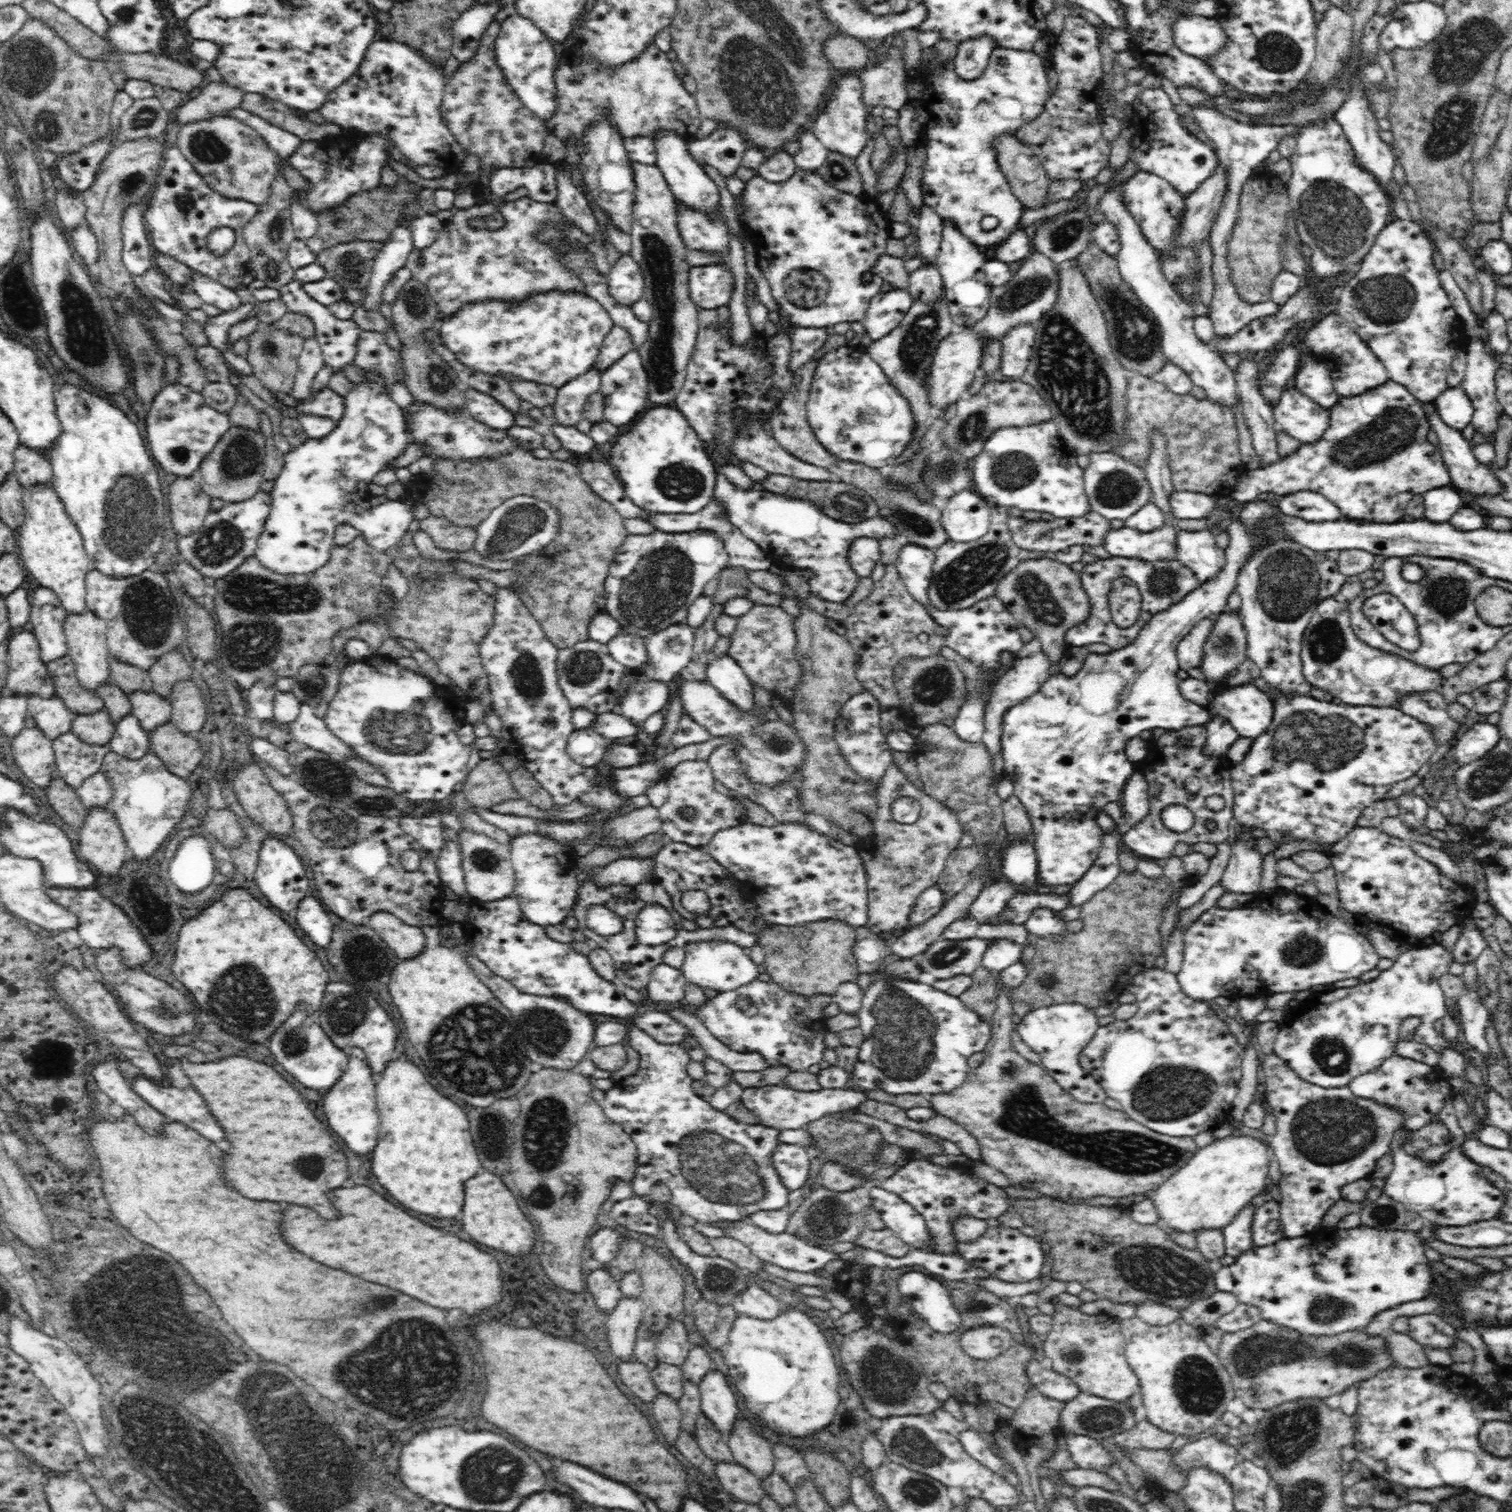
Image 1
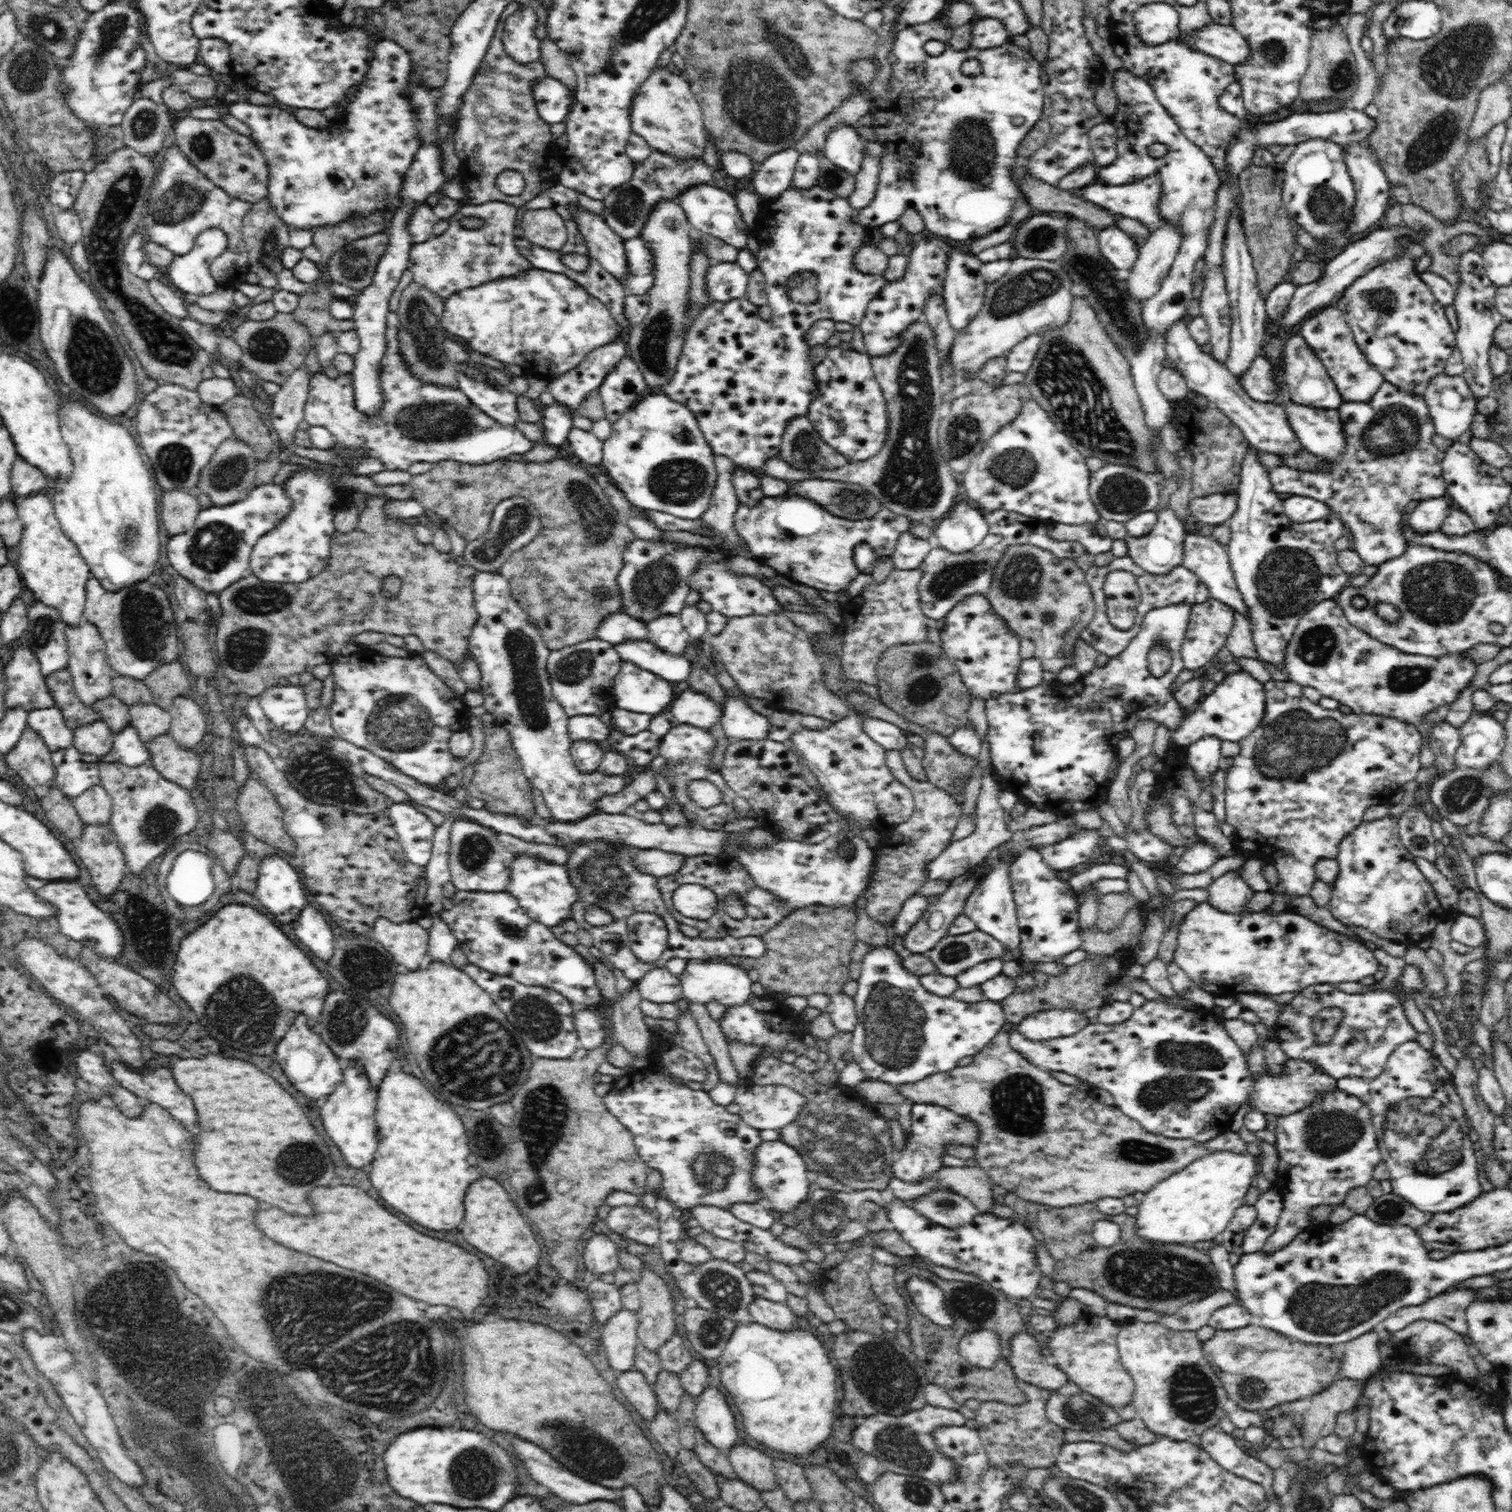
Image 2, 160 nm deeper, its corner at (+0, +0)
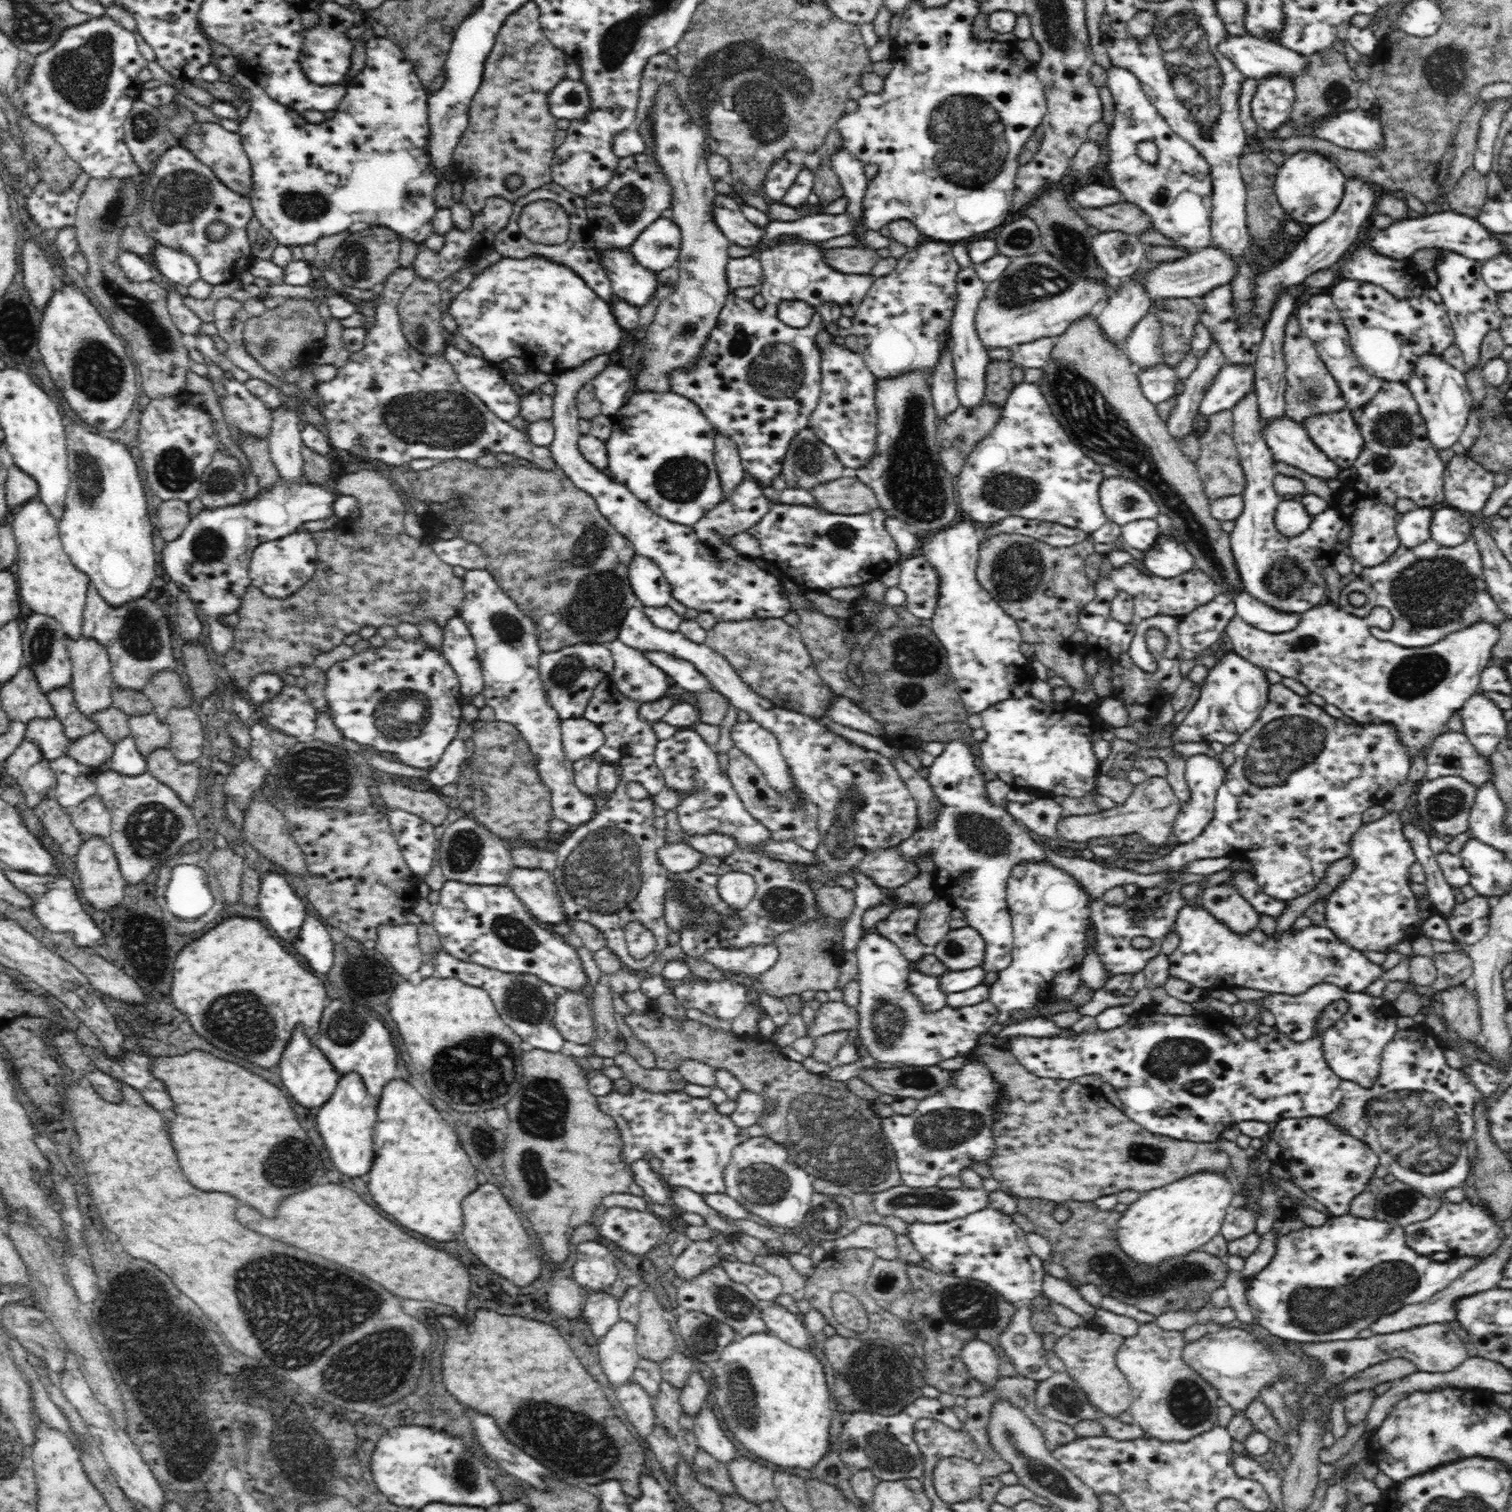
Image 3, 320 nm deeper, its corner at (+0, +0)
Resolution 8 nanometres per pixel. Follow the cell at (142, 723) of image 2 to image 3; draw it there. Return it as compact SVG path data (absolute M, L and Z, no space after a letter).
M152 713L143 716L130 717L128 725L131 737L137 744L137 749L142 756L148 756L150 752L158 748L167 748L171 740L171 732L165 719L161 719Z

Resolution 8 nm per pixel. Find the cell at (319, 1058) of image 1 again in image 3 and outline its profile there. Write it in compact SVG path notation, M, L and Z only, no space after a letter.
M302 1028L294 1030L292 1040L286 1046L286 1052L282 1054L282 1060L280 1060L278 1068L280 1068L282 1084L286 1086L288 1094L294 1100L298 1100L298 1104L304 1106L304 1108L318 1108L318 1106L326 1104L326 1101L330 1100L330 1097L334 1094L338 1081L341 1079L332 1063L324 1056L324 1053L310 1044L310 1040L306 1038Z

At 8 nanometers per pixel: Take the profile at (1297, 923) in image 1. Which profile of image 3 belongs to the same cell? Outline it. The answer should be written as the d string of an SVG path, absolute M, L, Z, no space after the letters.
M1186 905L1178 913L1175 926L1180 942L1168 955L1169 976L1203 989L1256 988L1294 996L1316 984L1328 983L1348 992L1363 992L1384 971L1366 953L1340 941L1324 925L1311 925L1302 931L1275 932L1273 936L1264 935L1258 928L1248 935L1238 935L1205 908Z

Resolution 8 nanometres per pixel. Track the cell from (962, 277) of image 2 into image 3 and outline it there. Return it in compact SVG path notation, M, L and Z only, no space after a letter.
M973 265L961 268L956 274L957 308L950 324L950 338L952 339L953 369L957 384L957 395L962 406L974 408L985 401L986 366L991 361L986 347L978 337L975 327L975 317L980 300L983 299L987 283L980 280Z

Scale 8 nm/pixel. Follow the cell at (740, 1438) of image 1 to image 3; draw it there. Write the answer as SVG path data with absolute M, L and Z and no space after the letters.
M739 1455L727 1467L736 1493L742 1498L758 1505L768 1500L777 1500L778 1489L773 1481L774 1472L766 1465Z

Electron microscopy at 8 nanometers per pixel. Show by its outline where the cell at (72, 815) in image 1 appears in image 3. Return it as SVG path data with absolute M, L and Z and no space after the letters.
M50 795L33 808L33 813L42 822L46 834L60 846L60 850L75 858L84 836L74 828L70 811L62 808L56 798Z

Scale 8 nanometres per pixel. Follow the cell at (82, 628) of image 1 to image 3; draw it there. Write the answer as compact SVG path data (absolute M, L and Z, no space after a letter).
M66 634L66 649L72 664L71 691L74 695L75 703L82 712L82 715L90 717L95 713L112 707L112 691L116 687L111 674L111 663L106 647L95 638L84 638L80 636L74 640Z

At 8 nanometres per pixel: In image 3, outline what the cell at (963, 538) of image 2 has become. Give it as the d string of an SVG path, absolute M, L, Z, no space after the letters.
M962 516L962 520L959 518L954 525L934 532L928 542L919 548L919 553L924 555L932 565L939 580L937 596L939 601L929 625L947 651L947 664L952 677L960 684L963 708L968 716L980 714L999 701L1006 701L1010 698L1022 699L1031 695L1031 686L1037 680L1031 662L1028 662L1026 656L1020 652L1020 643L1023 639L1019 626L986 592L976 578L980 543L976 528L967 517Z

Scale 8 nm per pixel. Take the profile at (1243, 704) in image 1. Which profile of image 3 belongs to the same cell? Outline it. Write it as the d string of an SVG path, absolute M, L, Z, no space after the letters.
M1234 651L1226 652L1217 663L1208 670L1208 676L1200 686L1200 698L1186 719L1174 730L1172 740L1208 744L1221 742L1229 748L1260 717L1268 703L1271 688L1265 670Z

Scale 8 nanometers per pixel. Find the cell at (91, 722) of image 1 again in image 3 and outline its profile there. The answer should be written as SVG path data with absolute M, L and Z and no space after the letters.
M96 730L71 741L67 754L82 766L97 768L110 760L114 746L115 742L108 740L102 732Z

